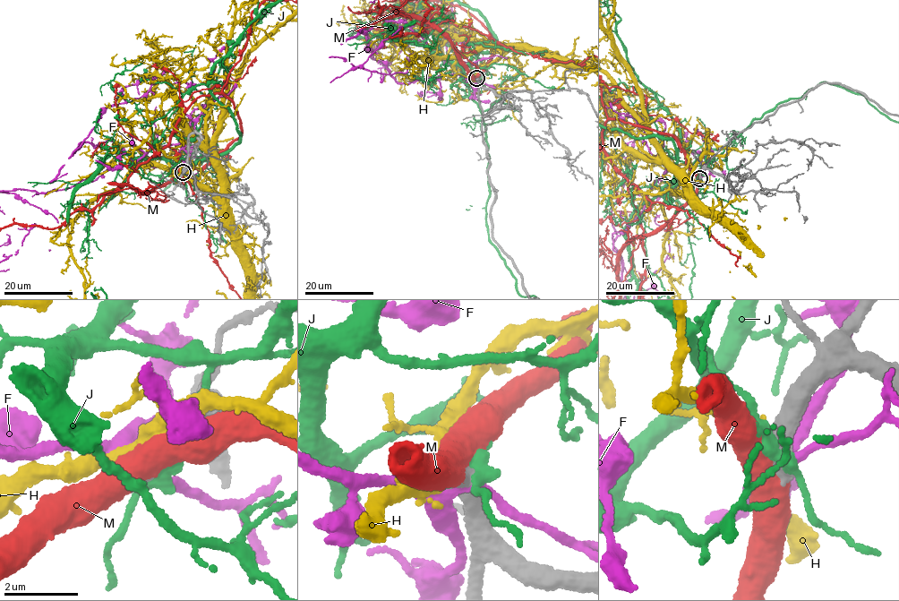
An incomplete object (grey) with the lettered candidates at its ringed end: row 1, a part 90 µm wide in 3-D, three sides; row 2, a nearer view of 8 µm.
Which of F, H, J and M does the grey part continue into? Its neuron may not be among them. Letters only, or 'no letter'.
M

